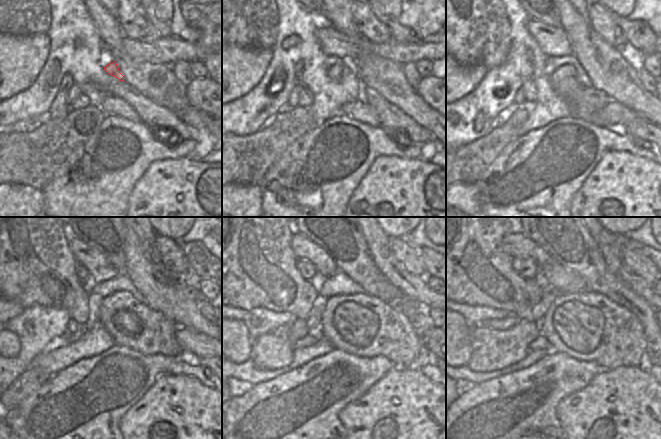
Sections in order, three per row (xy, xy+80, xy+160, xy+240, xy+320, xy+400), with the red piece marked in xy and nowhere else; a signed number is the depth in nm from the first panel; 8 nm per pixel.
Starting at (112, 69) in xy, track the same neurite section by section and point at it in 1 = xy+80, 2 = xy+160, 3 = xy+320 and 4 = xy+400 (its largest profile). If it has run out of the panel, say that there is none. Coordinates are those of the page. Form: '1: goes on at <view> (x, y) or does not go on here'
1: goes on at xy+80 (335, 72)
2: goes on at xy+160 (585, 101)
3: goes on at xy+320 (365, 326)
4: goes on at xy+400 (588, 326)

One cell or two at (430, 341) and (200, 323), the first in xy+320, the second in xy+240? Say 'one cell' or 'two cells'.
two cells

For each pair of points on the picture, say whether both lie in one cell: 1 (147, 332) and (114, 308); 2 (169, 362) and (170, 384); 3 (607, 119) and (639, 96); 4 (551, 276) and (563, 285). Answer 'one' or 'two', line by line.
1: one
2: two
3: two
4: one

